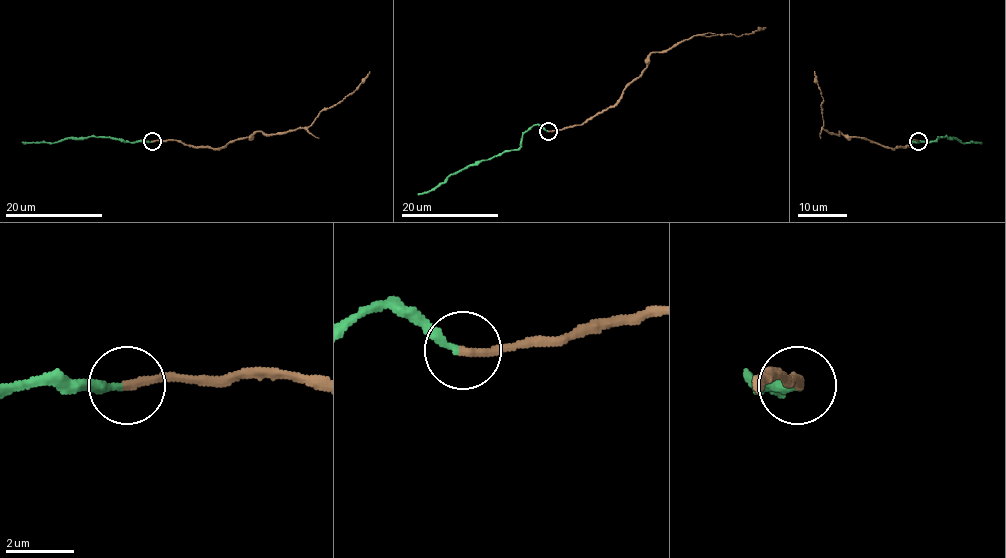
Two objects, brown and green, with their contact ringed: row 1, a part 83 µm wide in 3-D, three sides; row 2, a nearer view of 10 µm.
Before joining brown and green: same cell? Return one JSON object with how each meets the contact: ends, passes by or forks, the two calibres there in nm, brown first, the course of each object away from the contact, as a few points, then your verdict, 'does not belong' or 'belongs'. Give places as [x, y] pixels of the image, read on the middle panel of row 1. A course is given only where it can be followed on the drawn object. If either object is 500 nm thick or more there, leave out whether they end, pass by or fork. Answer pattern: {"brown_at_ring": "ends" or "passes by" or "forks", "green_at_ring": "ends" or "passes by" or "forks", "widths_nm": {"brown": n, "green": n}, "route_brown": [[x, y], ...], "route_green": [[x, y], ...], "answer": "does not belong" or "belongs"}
{"brown_at_ring": "ends", "green_at_ring": "ends", "widths_nm": {"brown": 280, "green": 260}, "route_brown": [[548, 130], [580, 125], [611, 107], [639, 75], [653, 52], [667, 51], [694, 35], [739, 36], [765, 27]], "route_green": [[547, 130], [533, 124], [522, 135], [517, 149], [469, 165], [417, 195]], "answer": "belongs"}

